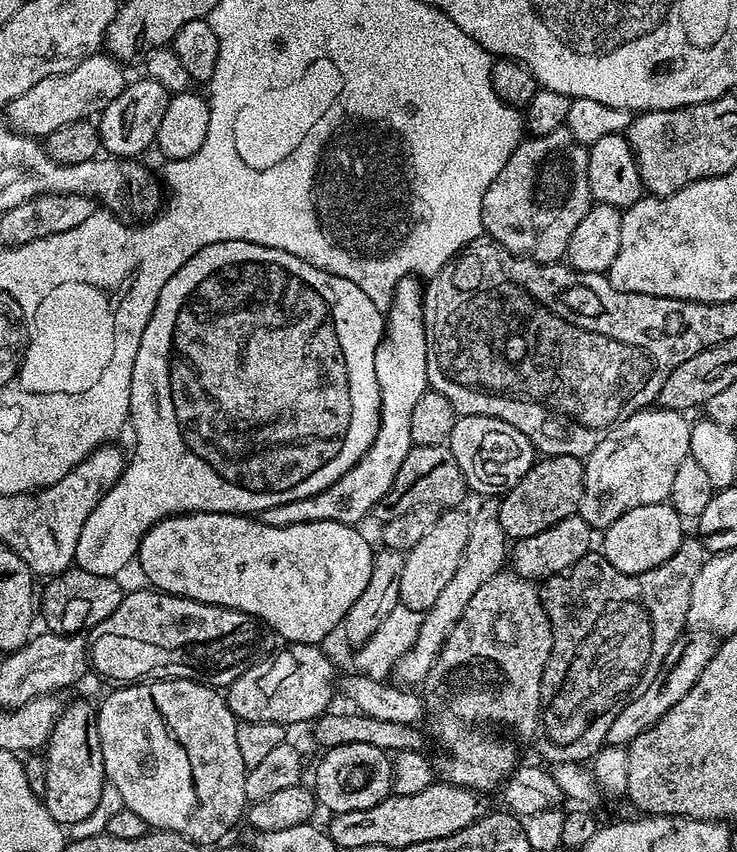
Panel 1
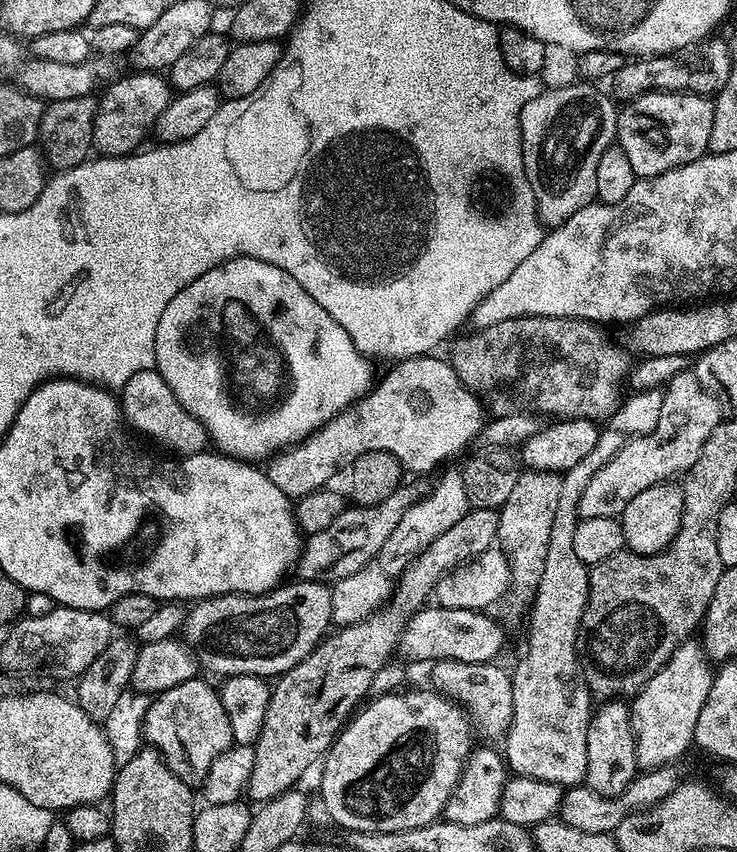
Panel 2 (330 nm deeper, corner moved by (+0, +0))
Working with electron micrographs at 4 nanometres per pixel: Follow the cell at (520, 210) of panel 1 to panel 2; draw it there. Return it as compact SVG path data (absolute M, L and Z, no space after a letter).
M575 83L564 84L561 88L545 87L538 94L538 98L526 102L520 115L522 158L526 166L526 178L530 178L530 190L534 190L541 221L548 226L564 223L575 212L596 200L598 158L602 158L602 150L609 148L616 138L618 108L613 97L607 91L599 92L595 83Z

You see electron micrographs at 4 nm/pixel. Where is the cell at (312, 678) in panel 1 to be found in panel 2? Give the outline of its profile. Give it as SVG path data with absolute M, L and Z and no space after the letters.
M441 604L421 607L405 623L400 641L397 644L398 654L412 662L435 663L438 660L464 662L495 661L496 655L504 648L504 632L496 620L488 617L487 611L472 609L446 608Z

